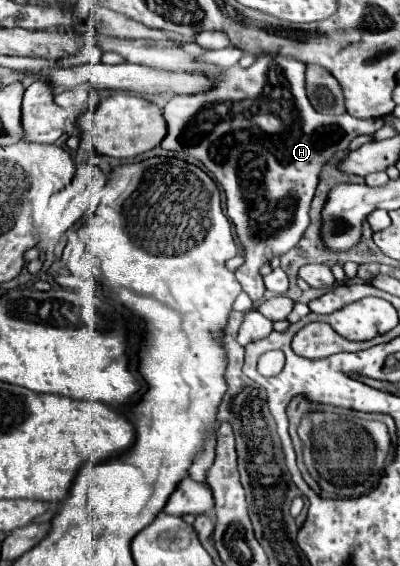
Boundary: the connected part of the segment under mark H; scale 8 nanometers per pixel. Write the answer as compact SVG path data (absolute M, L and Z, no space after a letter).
M260 52L256 54L256 60L250 68L232 66L226 80L216 84L212 90L190 96L174 96L164 108L168 132L160 146L164 150L176 152L180 152L182 146L186 154L198 158L208 168L208 172L216 178L226 194L226 214L236 228L238 244L244 254L244 264L234 274L242 284L242 290L252 298L252 302L262 300L266 292L260 268L272 258L292 250L310 226L310 204L318 186L320 168L334 152L348 148L352 138L360 134L374 134L384 124L382 118L362 120L350 114L318 114L308 102L304 90L304 70L306 66L292 56Z

